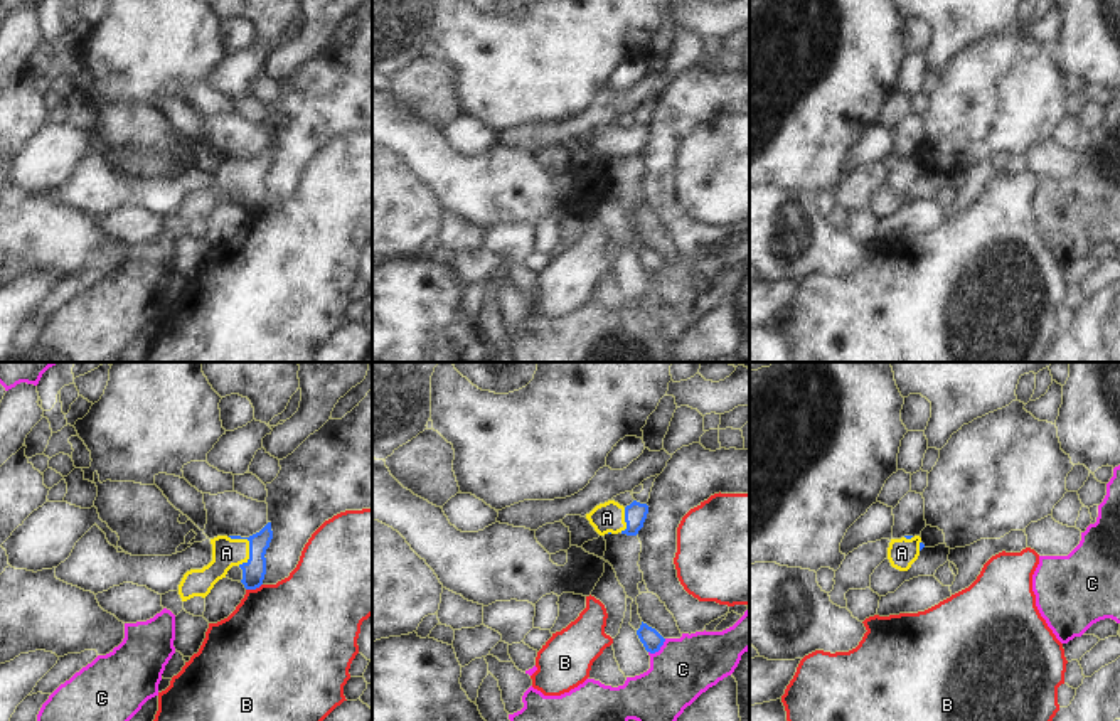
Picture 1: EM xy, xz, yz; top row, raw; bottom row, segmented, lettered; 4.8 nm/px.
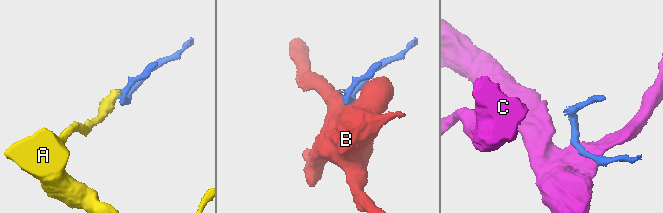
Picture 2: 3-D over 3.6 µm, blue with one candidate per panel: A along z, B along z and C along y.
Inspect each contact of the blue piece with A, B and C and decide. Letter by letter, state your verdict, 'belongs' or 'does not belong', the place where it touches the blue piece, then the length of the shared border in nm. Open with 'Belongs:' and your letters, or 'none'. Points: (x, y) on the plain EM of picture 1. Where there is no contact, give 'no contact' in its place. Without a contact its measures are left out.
Belongs: A
A: belongs; meets blue in xy at (250, 165); contact 160 nm long
B: does not belong; meets blue in xy at (253, 211); contact 90 nm long
C: does not belong; meets blue in xz at (659, 272); contact 110 nm long

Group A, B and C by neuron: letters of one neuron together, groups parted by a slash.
A / B / C

